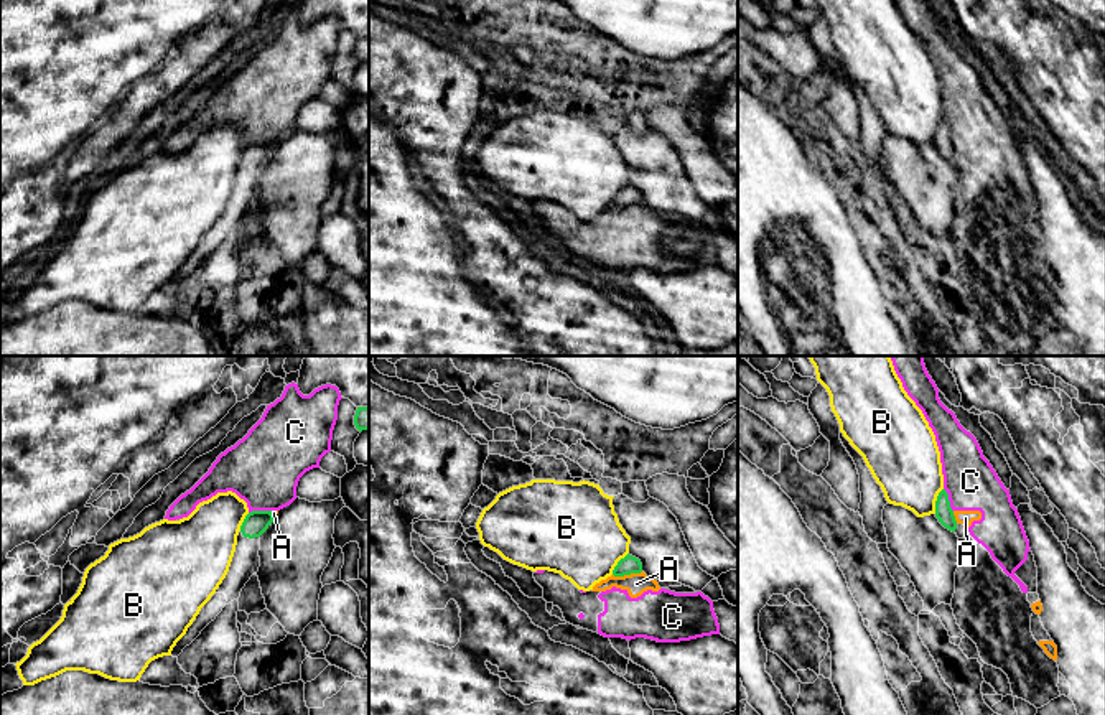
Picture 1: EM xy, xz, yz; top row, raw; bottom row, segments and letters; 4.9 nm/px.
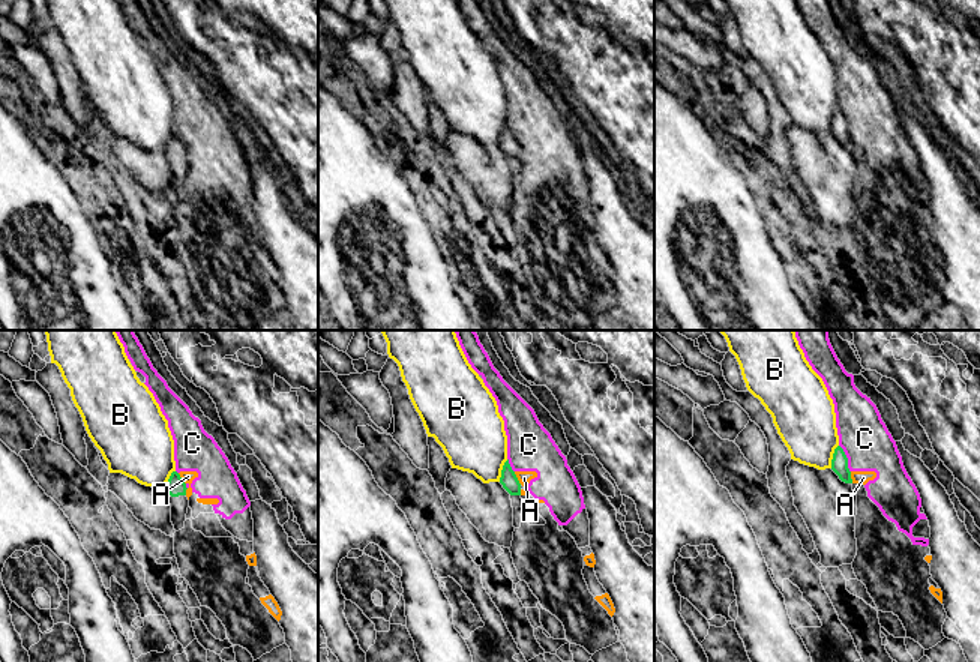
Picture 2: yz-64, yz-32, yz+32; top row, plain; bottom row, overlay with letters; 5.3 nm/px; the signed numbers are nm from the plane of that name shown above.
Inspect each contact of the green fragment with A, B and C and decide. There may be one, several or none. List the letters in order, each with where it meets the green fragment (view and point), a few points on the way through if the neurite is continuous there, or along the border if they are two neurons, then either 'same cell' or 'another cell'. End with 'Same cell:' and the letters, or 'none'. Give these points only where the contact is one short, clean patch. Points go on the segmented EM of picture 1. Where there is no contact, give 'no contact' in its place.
A: xz (626, 574) | along xz (641, 570), (613, 575) | another cell
B: yz (936, 501) | another cell
C: xy (259, 511) | another cell
Same cell: none

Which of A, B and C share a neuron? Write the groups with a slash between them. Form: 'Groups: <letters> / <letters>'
Groups: A C / B

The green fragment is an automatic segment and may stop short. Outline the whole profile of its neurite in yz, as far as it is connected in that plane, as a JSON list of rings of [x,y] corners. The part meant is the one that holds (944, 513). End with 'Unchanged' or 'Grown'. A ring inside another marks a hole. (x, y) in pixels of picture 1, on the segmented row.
[[[942,489],[937,496],[937,501],[935,501],[935,517],[939,519],[939,522],[955,532],[957,529],[957,521],[955,521],[955,516],[953,516],[953,511],[950,507],[950,501],[949,501],[949,494],[945,489]]]. Unchanged

